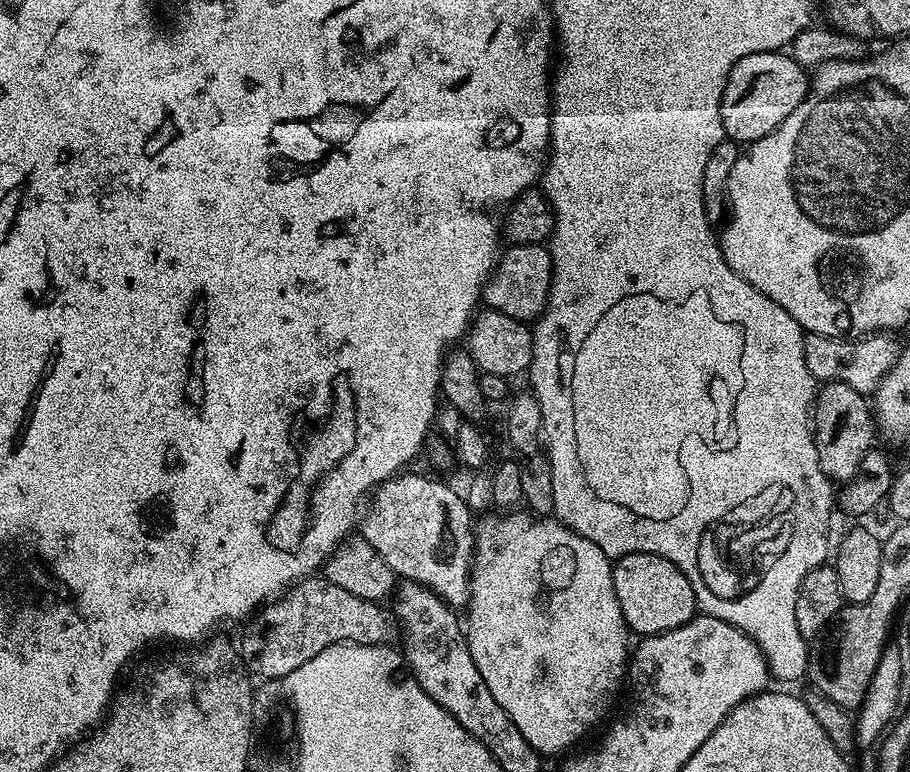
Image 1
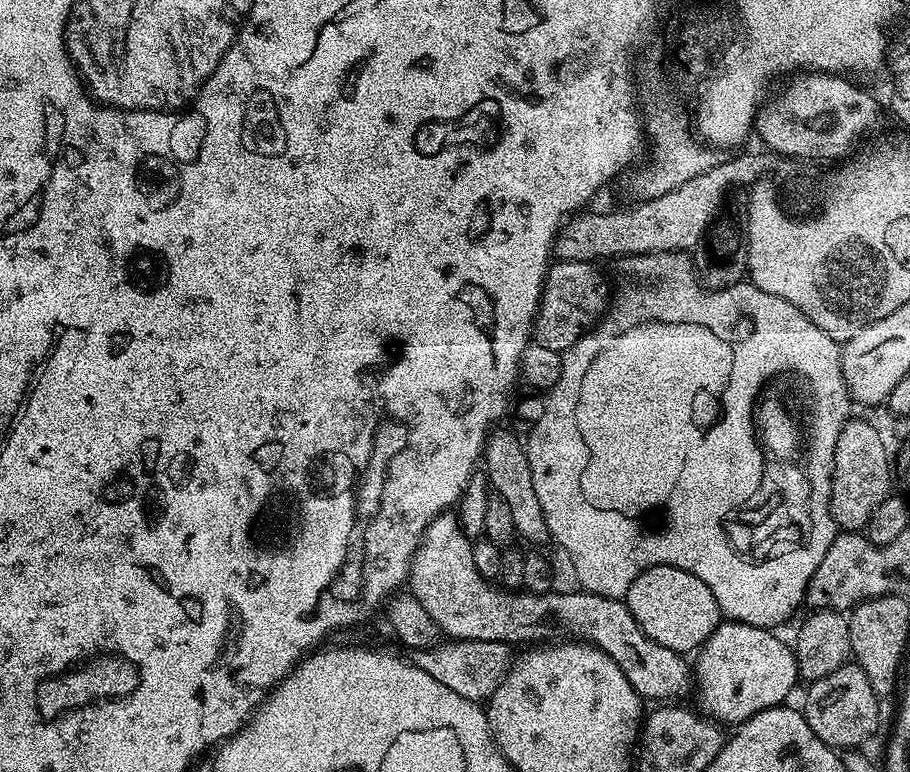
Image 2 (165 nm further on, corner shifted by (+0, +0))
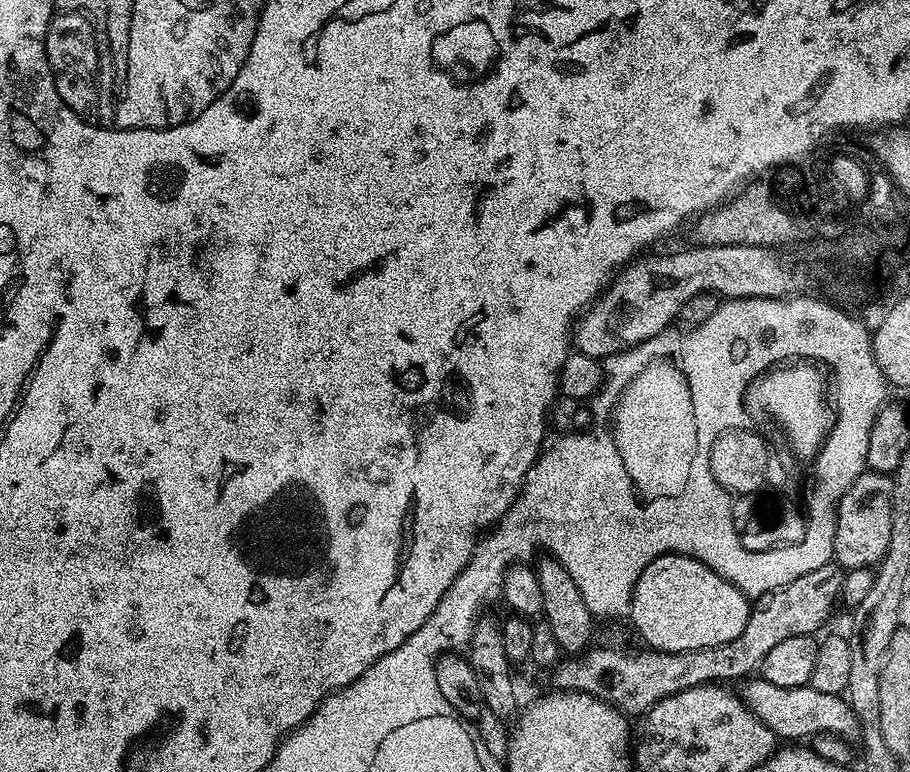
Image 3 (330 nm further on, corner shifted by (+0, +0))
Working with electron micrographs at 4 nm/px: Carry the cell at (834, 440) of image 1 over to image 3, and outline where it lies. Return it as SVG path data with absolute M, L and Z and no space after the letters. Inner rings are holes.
M865 470L842 494L836 508L832 554L841 569L872 568L880 563L890 543L893 477Z

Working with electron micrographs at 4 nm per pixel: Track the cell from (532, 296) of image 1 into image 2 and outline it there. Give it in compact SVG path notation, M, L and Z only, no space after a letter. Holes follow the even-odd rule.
M556 260L549 263L540 295L540 311L532 325L534 343L563 354L604 315L610 304L610 292L608 296L608 284L596 268L599 267L592 262Z

